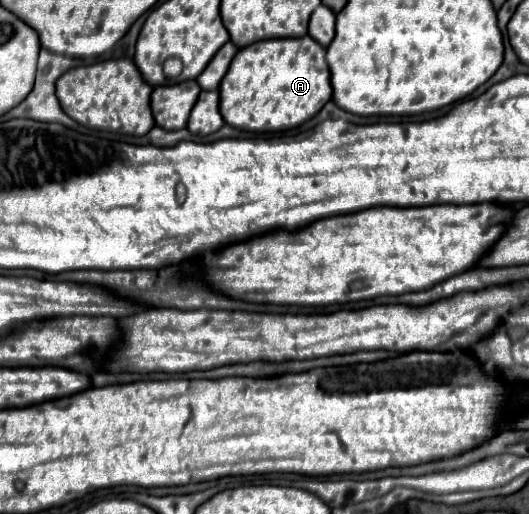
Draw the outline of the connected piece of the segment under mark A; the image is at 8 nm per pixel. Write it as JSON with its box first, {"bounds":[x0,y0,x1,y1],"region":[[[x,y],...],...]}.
{"bounds":[220,35,332,133],"region":[[[310,35],[298,39],[266,39],[256,41],[236,53],[226,77],[220,83],[220,113],[224,121],[242,131],[278,133],[288,131],[312,119],[326,101],[332,97],[330,71],[326,65],[326,49],[320,47]]]}

